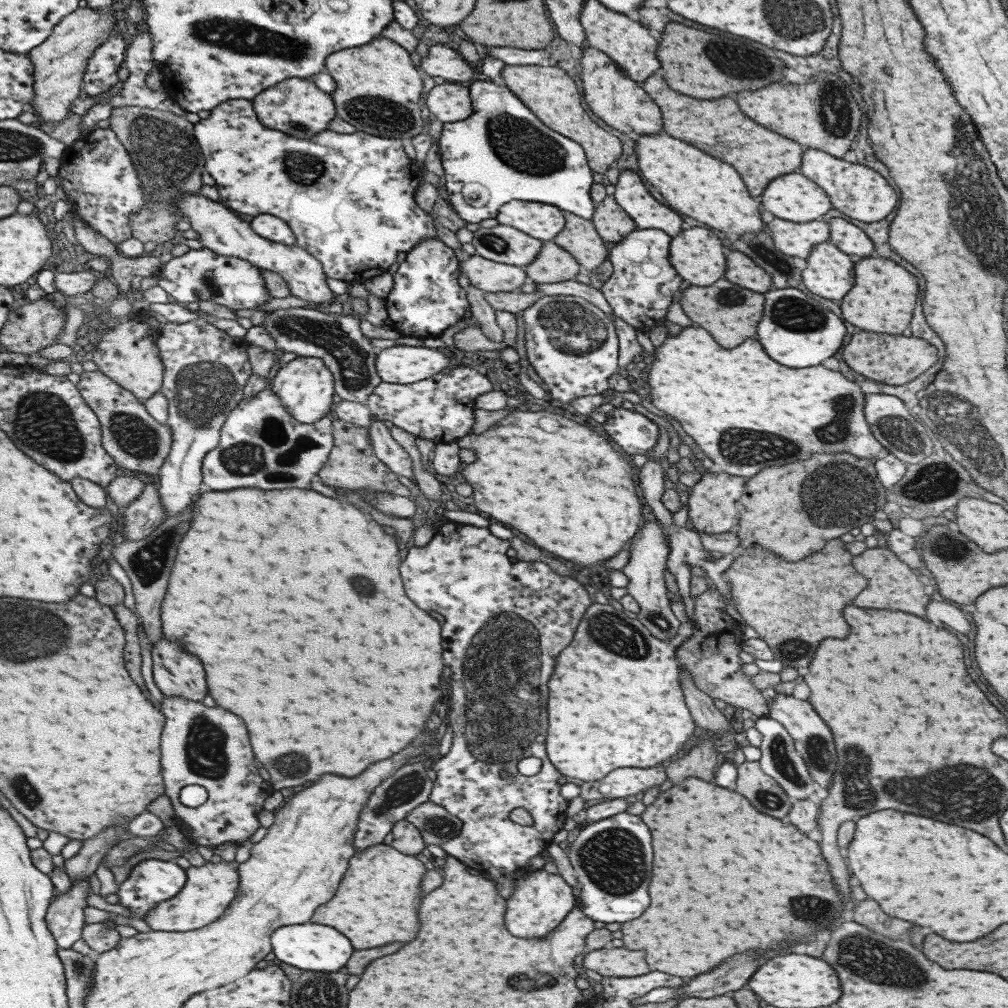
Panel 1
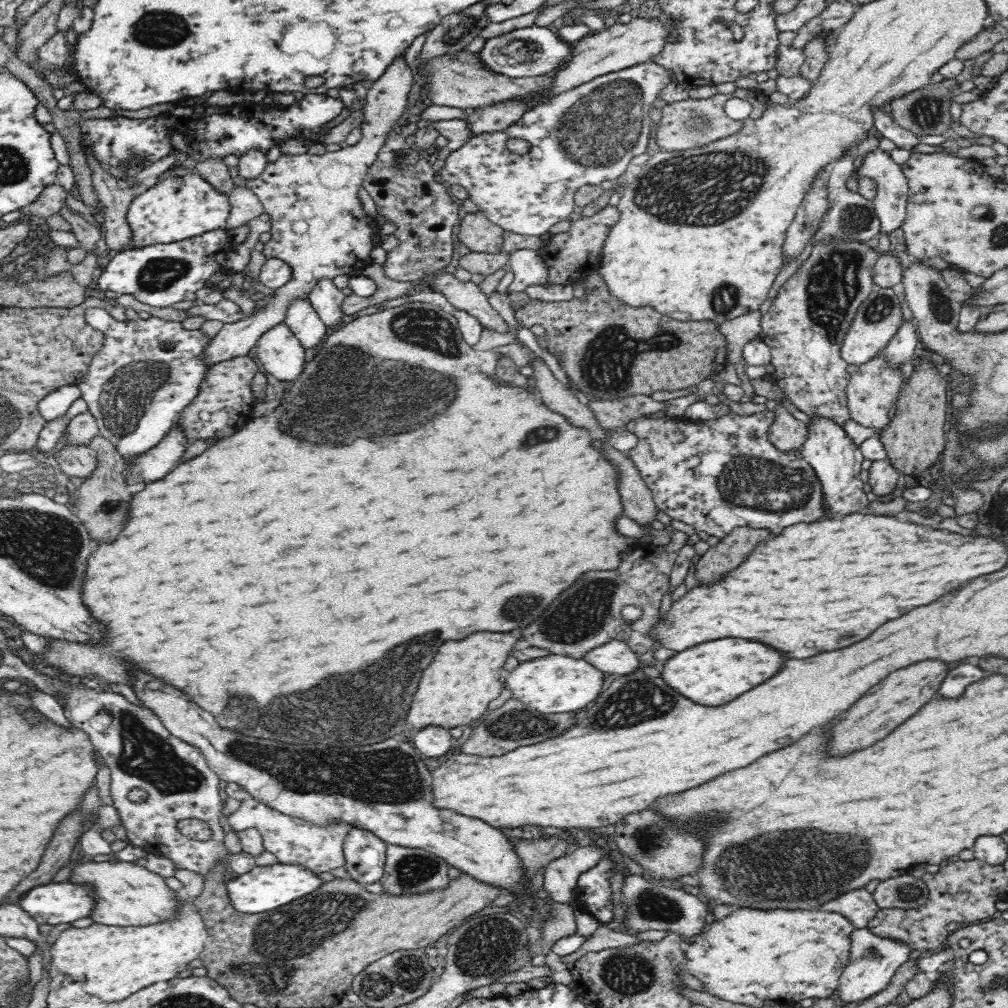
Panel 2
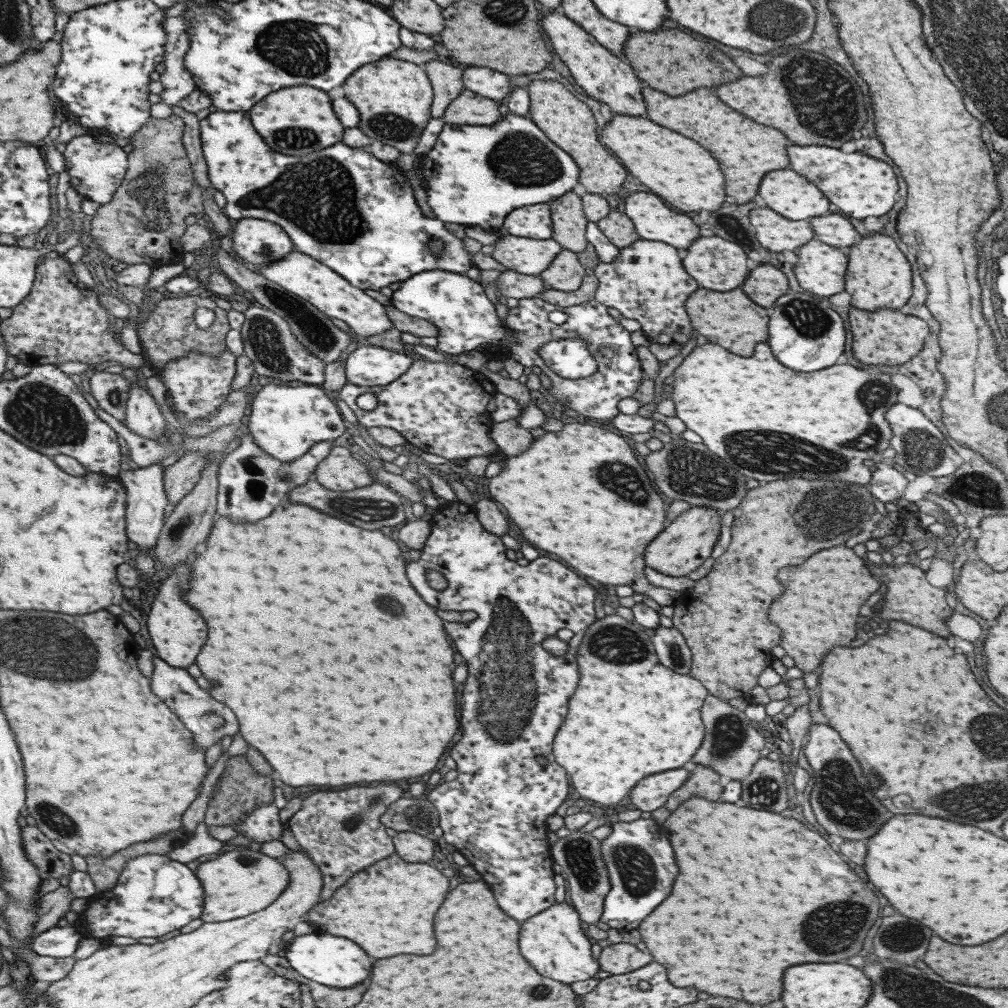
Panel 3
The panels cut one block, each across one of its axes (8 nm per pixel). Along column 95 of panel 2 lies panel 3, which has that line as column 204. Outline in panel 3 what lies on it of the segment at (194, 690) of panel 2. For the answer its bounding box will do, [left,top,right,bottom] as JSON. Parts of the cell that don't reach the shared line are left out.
[187,500,457,786]

